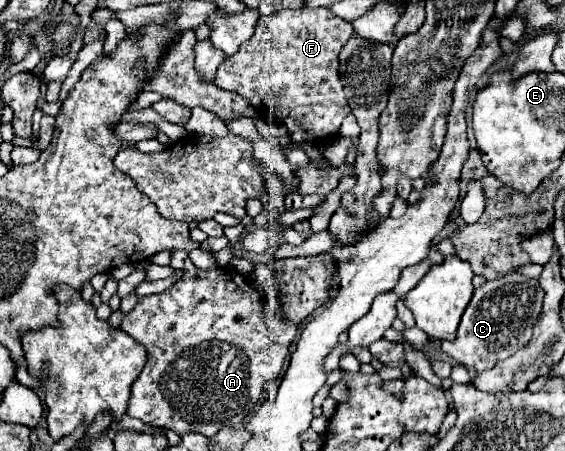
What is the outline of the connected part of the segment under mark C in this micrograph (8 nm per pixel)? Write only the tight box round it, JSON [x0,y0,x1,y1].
[442,273,544,369]

